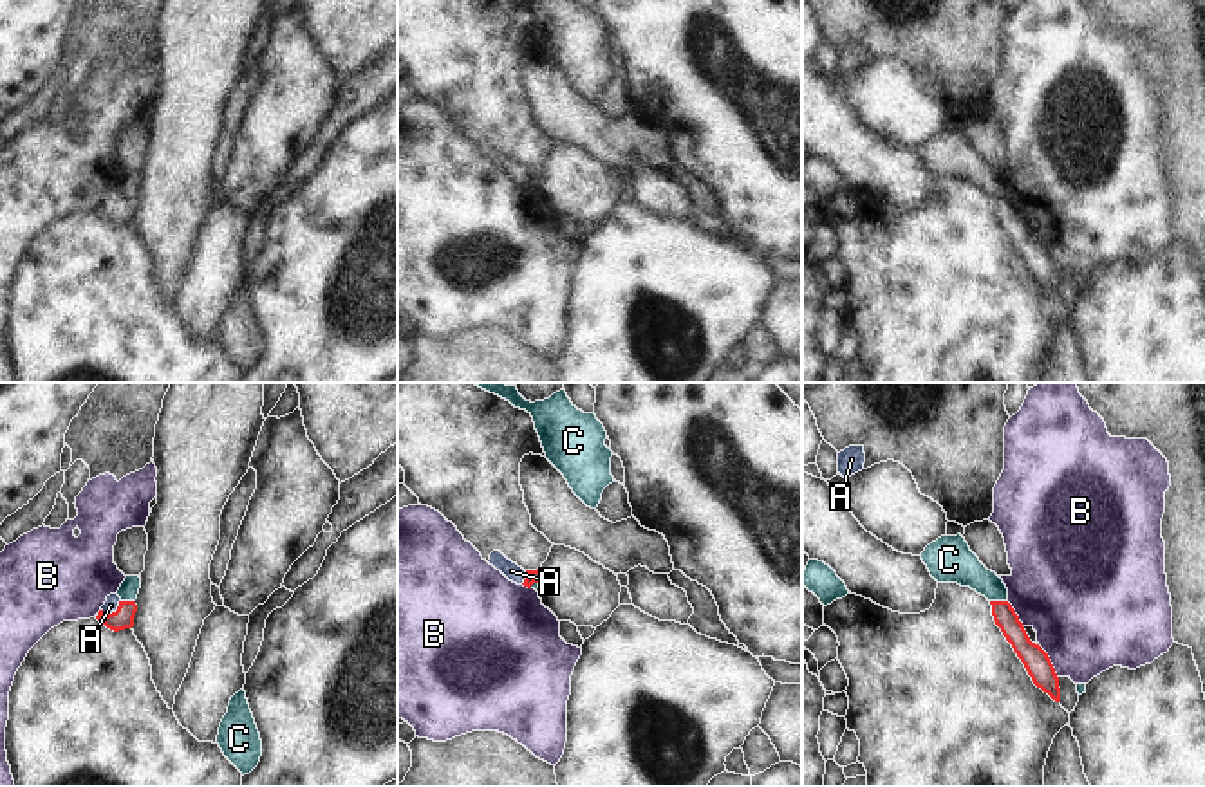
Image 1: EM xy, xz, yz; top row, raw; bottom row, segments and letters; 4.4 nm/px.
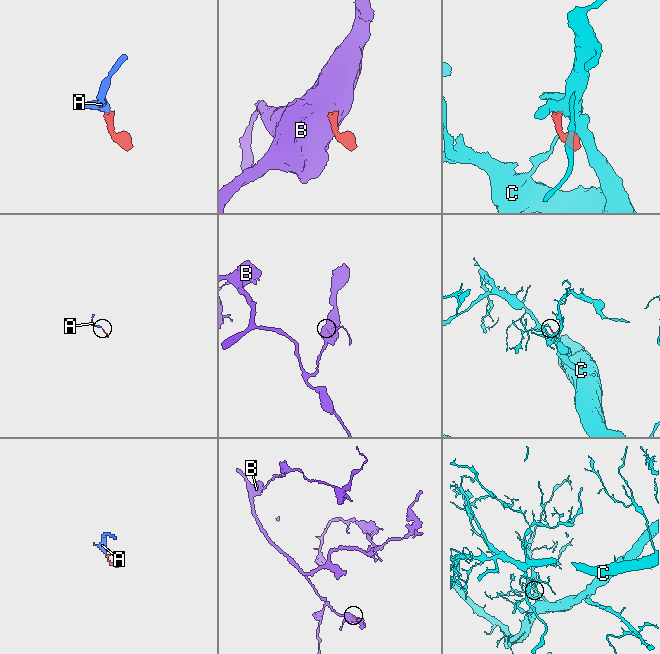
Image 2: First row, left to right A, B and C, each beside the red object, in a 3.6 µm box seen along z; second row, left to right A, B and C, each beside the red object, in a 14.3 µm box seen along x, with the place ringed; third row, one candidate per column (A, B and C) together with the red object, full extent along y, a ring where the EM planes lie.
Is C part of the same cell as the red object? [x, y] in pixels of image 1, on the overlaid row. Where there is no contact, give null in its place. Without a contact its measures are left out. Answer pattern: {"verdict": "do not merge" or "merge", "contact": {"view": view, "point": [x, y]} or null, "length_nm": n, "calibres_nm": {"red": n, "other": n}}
{"verdict": "do not merge", "contact": {"view": "yz", "point": [999, 601]}, "length_nm": 80, "calibres_nm": {"red": 100, "other": 170}}

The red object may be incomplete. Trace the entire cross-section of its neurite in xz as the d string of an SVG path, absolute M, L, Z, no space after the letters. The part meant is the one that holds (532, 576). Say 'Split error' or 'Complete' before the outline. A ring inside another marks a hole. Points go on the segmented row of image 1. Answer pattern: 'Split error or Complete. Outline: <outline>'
Split error. Outline: M493 551L488 560L497 570L500 570L509 581L531 588L533 583L540 583L542 570L524 570L511 560L508 560L500 551Z

